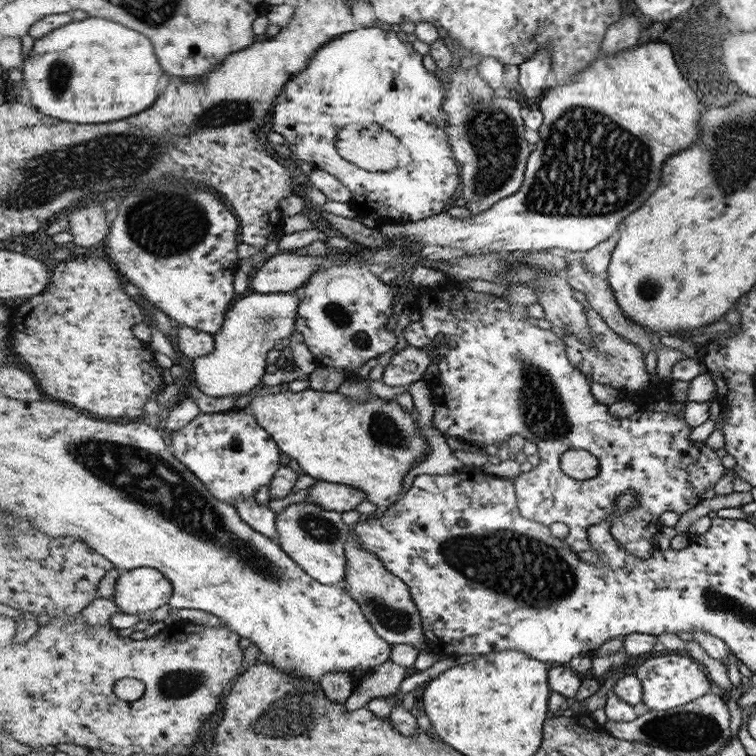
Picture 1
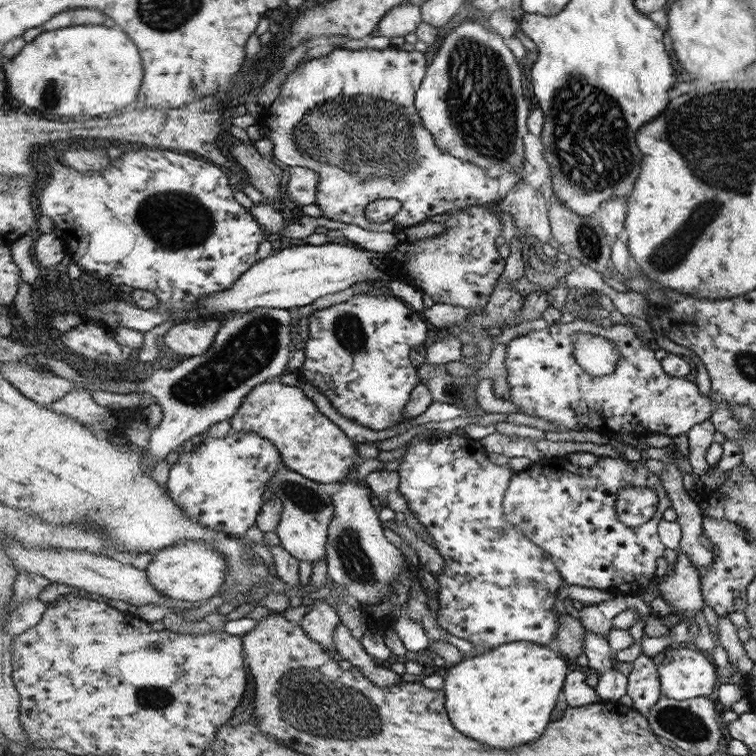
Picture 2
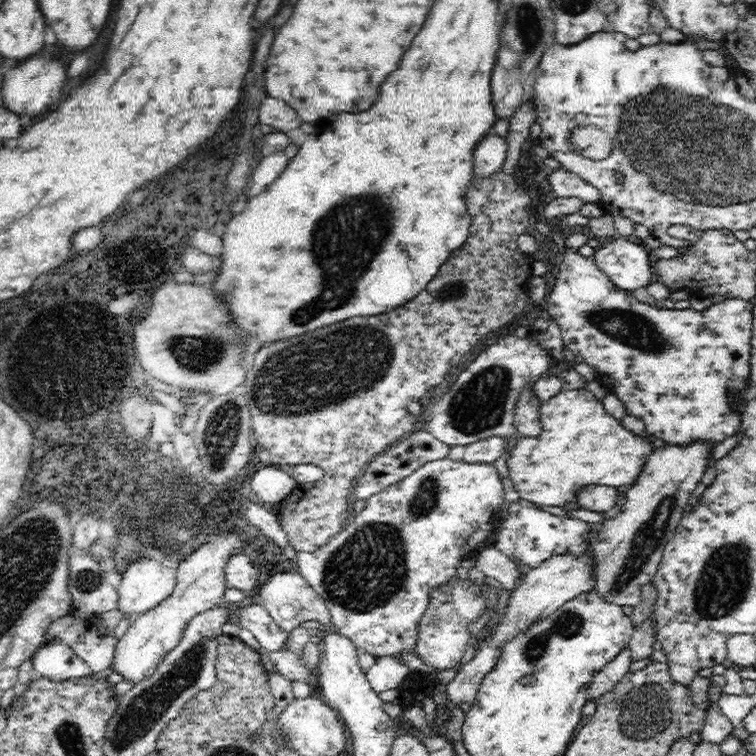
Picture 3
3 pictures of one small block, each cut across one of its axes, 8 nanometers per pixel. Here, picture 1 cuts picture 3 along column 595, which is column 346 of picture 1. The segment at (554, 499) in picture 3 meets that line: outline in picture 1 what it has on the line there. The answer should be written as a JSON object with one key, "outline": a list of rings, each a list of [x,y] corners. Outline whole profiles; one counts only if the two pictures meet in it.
{"outline":[[[309,387],[300,391],[285,391],[254,397],[246,407],[246,412],[254,415],[281,448],[285,460],[294,459],[302,473],[316,478],[318,481],[334,482],[352,486],[362,490],[368,502],[377,506],[379,511],[396,507],[400,498],[404,477],[416,463],[420,463],[426,453],[430,453],[429,445],[416,433],[418,420],[416,415],[404,411],[399,403],[390,403],[377,396],[368,401],[358,400],[336,392],[312,390]]]}

